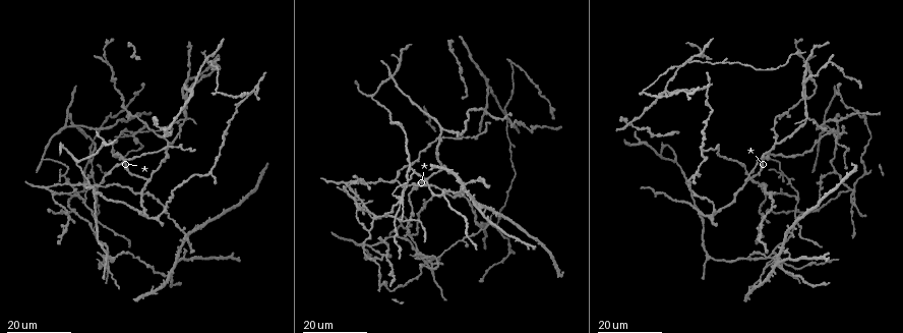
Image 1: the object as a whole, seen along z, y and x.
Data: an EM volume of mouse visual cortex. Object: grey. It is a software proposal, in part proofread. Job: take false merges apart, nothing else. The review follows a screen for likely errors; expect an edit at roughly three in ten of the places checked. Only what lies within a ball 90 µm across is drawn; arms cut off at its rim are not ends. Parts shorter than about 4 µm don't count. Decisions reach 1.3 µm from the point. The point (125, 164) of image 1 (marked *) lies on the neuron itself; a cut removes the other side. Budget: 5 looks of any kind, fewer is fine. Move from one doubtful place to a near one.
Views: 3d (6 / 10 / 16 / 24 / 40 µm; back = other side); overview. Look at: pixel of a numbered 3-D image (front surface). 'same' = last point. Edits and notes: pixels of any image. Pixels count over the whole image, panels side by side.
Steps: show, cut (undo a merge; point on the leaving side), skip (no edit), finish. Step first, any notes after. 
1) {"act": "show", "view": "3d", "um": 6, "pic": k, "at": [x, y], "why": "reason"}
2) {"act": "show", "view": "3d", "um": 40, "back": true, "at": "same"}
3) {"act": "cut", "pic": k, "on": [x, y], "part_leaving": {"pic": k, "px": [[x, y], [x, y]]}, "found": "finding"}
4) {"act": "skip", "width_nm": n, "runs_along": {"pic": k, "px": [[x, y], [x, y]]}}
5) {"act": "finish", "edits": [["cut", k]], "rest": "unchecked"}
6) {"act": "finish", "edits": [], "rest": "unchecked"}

{"act": "show", "view": "3d", "um": 16, "pic": 1, "at": [855, 205], "why": "four arms meet"}

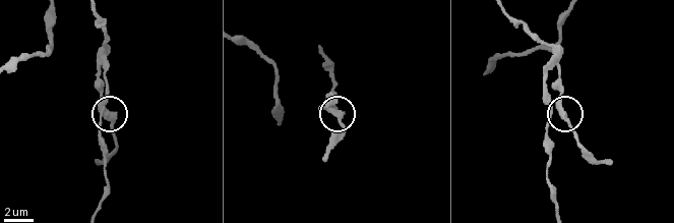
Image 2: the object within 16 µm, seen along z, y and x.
{"act": "show", "view": "3d", "um": 10, "pic": 2, "at": [329, 109], "why": "closer look"}

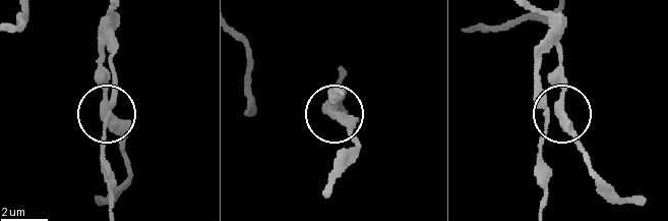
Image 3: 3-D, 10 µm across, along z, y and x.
{"act": "skip", "side_arm_um": 6, "runs_along": {"pic": 3, "px": [[548, 18], [562, 59], [562, 118], [589, 157]]}, "found": "continuous, no second neuron"}

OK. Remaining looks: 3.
{"act": "show", "view": "3d", "um": 24, "pic": 1, "at": [403, 196], "why": "four-way junction"}

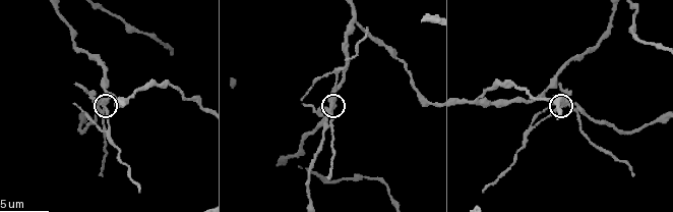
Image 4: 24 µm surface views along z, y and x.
{"act": "show", "view": "3d", "um": 6, "pic": 4, "at": [560, 104]}

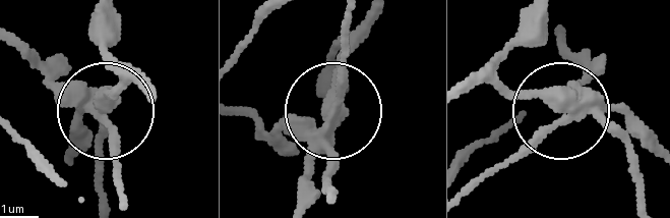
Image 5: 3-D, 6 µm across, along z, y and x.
{"act": "cut", "pic": 5, "on": [47, 68], "arms": 4, "part_leaving": {"pic": 5, "px": [[324, 127], [341, 92], [347, 14]]}, "found": "a second neuron is stuck on"}

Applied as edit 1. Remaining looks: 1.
{"act": "finish", "edits": [["cut", 5]], "rest": "unchecked"}

